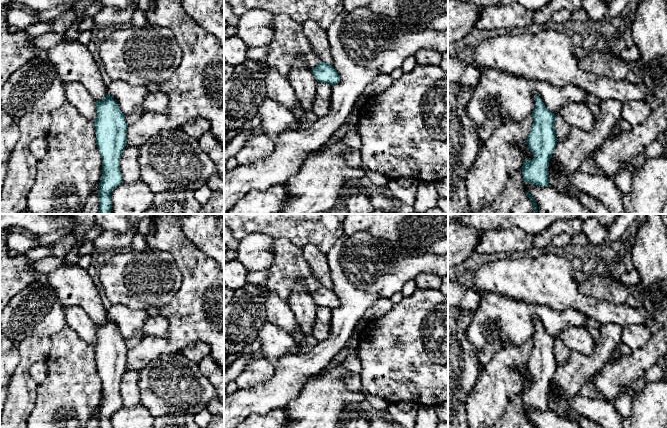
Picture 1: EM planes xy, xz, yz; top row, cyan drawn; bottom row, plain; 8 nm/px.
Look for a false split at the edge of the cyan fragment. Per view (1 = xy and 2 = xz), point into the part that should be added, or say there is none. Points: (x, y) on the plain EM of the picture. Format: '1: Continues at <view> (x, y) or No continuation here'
1: No continuation here
2: No continuation here

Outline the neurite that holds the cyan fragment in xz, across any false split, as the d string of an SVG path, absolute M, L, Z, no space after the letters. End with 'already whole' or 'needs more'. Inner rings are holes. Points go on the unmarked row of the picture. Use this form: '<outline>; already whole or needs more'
M322 285L311 296L317 306L331 310L340 306L340 301L334 291Z; already whole

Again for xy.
M109 318L102 325L96 325L97 340L94 345L96 354L96 368L102 381L102 400L99 406L99 428L112 428L112 414L123 407L120 396L120 383L126 371L126 356L128 349L125 339L120 335L118 328Z; already whole

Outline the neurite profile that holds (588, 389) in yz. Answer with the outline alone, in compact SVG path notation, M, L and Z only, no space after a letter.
M590 377L581 387L579 394L598 400L605 400L603 395L593 385L593 379Z

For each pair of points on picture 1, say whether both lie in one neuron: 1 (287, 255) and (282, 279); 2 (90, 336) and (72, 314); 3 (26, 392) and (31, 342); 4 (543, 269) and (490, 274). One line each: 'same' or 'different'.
1: same
2: same
3: same
4: same

